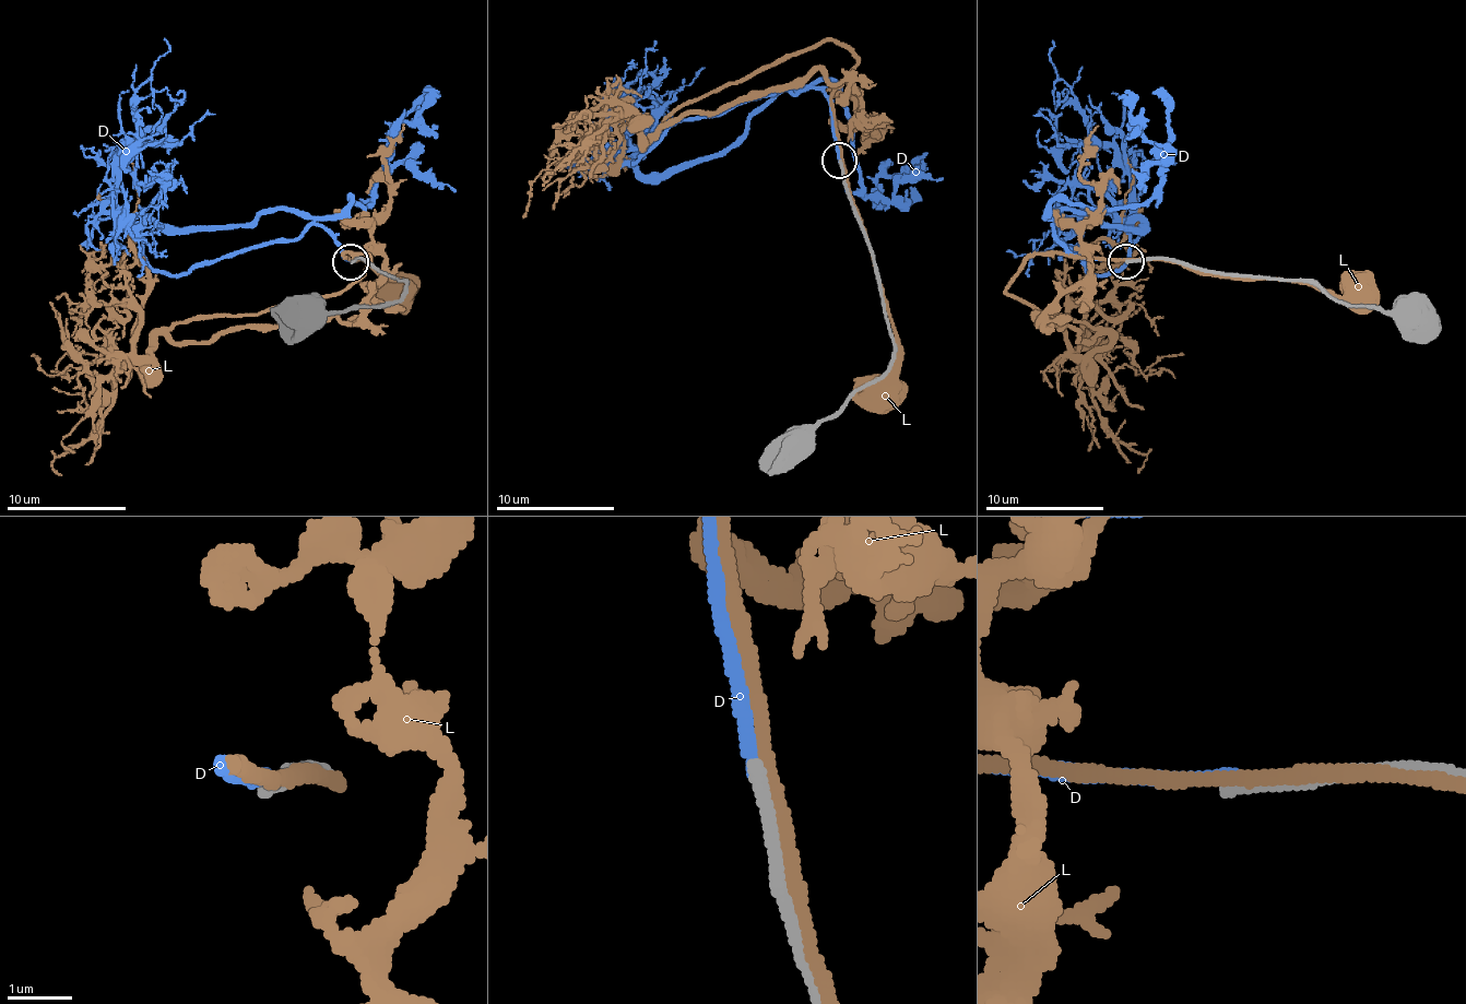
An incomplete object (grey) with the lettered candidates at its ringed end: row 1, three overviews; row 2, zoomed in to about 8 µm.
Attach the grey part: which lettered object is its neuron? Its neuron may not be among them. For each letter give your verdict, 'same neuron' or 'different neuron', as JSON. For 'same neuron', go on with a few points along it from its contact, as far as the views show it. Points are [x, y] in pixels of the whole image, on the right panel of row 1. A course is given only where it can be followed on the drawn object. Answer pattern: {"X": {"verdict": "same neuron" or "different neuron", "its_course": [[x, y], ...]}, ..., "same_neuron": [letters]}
{"D": {"verdict": "different neuron"}, "L": {"verdict": "different neuron"}, "same_neuron": []}

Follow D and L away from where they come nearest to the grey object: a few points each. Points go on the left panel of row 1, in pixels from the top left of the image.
D: (351, 261), (285, 210), (223, 228), (121, 210), (116, 156), (137, 136), (133, 94), (169, 49), (163, 37)
L: (357, 258), (366, 261), (381, 275), (402, 279), (408, 284), (405, 296), (395, 291)

